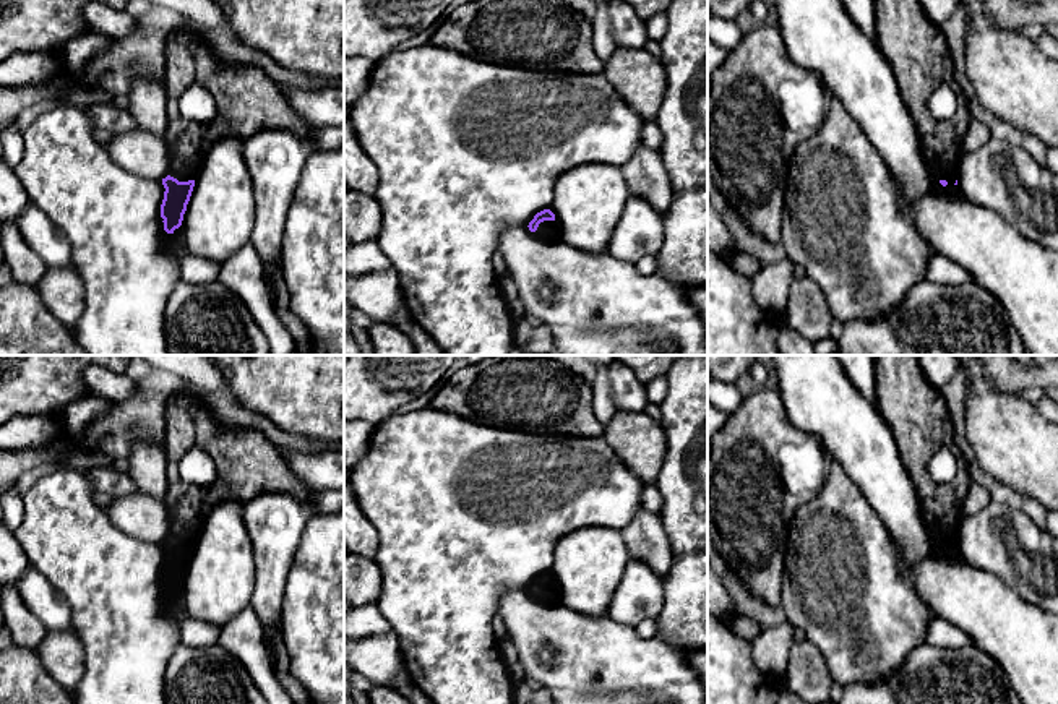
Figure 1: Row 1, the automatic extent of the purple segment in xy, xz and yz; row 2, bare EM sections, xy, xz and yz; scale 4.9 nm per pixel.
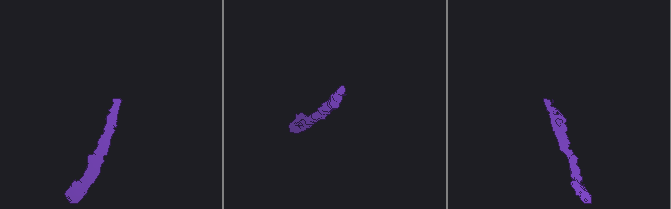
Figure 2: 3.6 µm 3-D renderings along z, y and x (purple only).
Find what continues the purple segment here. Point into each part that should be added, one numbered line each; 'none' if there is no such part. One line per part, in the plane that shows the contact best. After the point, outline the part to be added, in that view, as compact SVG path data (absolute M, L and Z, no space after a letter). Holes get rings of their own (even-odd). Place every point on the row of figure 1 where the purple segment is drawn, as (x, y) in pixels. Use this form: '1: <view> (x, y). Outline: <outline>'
1: xz (549, 231). Outline: M544 221L539 224L537 230L532 232L537 238L545 242L557 242L560 240L560 225L555 221Z

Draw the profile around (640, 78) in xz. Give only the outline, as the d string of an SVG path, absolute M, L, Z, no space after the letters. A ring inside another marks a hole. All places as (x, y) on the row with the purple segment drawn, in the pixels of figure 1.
M618 47L605 62L602 75L634 114L646 122L656 118L667 91L667 73L659 55L644 47Z

